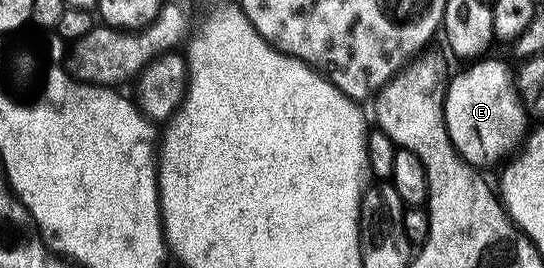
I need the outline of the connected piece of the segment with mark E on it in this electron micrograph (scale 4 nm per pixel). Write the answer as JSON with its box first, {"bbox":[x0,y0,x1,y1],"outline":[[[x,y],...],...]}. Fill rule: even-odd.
{"bbox":[445,58,526,170],"outline":[[[481,58],[470,63],[466,72],[461,72],[450,79],[445,90],[445,125],[449,131],[451,142],[458,154],[468,164],[478,170],[486,170],[492,164],[497,164],[517,143],[520,145],[526,139],[525,116],[526,105],[521,103],[521,95],[517,93],[514,73],[501,60]]]}

